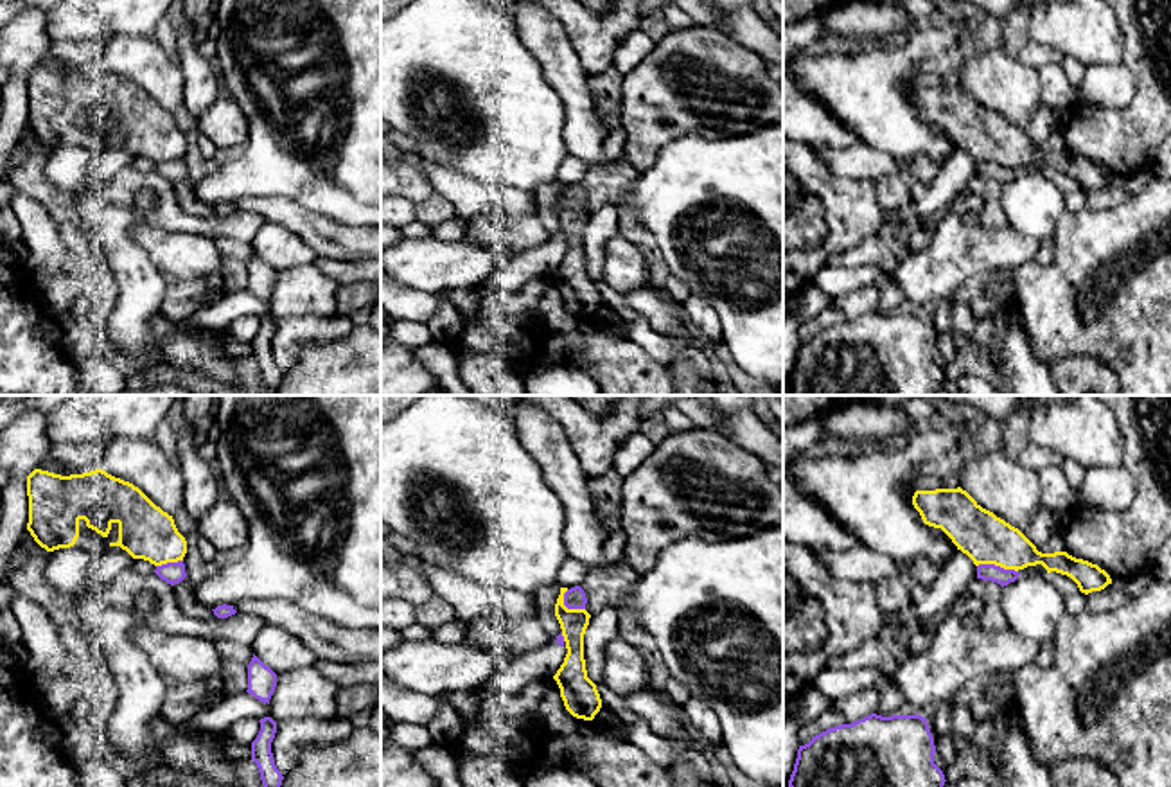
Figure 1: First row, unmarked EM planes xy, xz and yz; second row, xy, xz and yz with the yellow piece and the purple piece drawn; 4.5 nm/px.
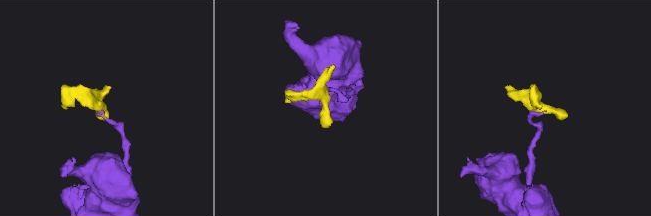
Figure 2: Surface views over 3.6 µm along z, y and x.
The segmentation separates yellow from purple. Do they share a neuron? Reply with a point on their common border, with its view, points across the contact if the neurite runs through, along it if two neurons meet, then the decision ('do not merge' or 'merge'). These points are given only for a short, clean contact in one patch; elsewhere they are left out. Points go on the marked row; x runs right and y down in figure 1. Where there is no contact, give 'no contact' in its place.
yz (997, 565) | along yz (977, 565), (999, 565), (1017, 572) | do not merge

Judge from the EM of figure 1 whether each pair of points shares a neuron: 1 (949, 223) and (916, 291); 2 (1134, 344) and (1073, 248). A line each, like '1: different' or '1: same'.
1: same
2: same

